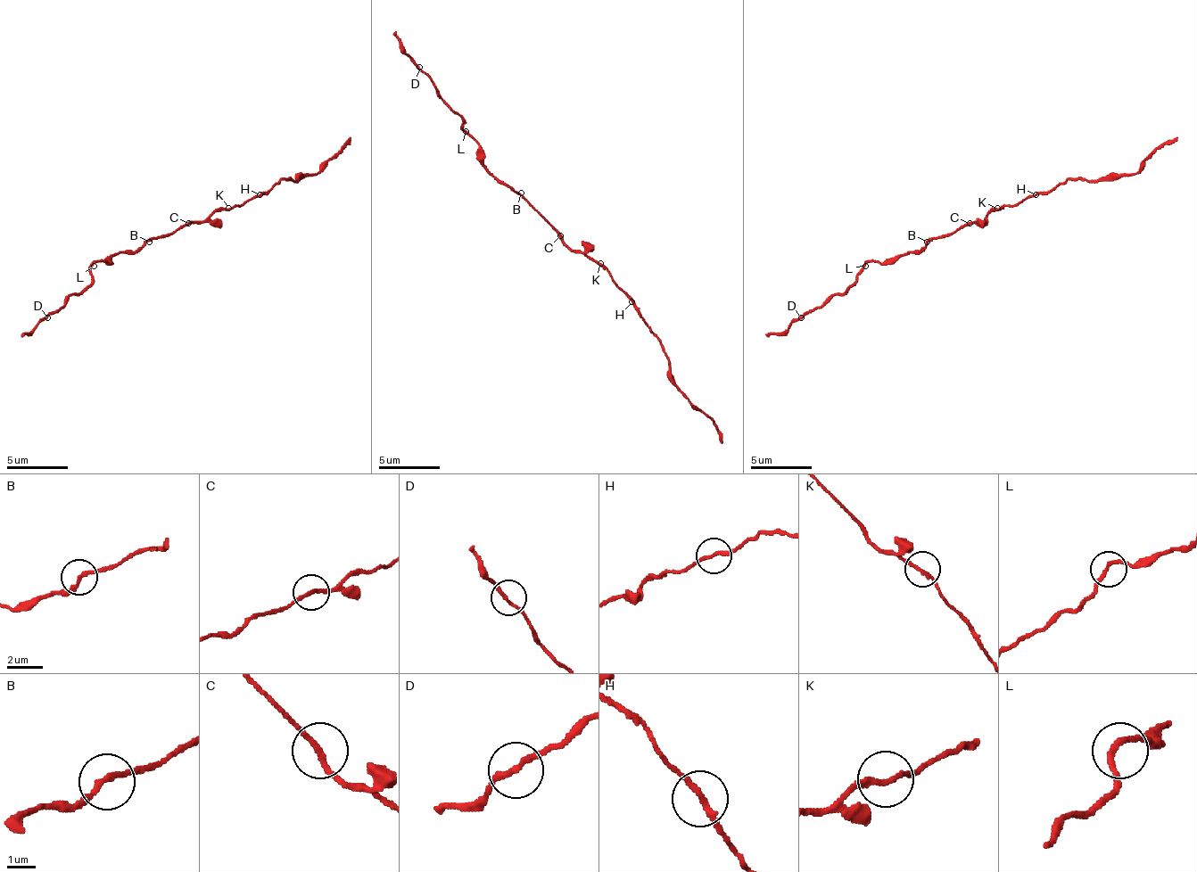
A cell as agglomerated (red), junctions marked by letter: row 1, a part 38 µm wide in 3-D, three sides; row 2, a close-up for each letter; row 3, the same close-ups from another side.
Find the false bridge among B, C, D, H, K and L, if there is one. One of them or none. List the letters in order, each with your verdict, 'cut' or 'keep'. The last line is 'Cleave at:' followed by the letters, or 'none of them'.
B: keep
C: keep
D: keep
H: cut
K: keep
L: keep
Cleave at: H

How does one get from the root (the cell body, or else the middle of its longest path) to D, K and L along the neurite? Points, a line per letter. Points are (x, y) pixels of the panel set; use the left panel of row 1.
D: (185, 226), (149, 238), (136, 250), (121, 250), (109, 263), (96, 263), (91, 269), (91, 284), (47, 317)
K: (185, 226), (207, 220), (216, 210), (228, 208)
L: (185, 226), (149, 238), (136, 250), (121, 250), (109, 263), (96, 263), (94, 266)

